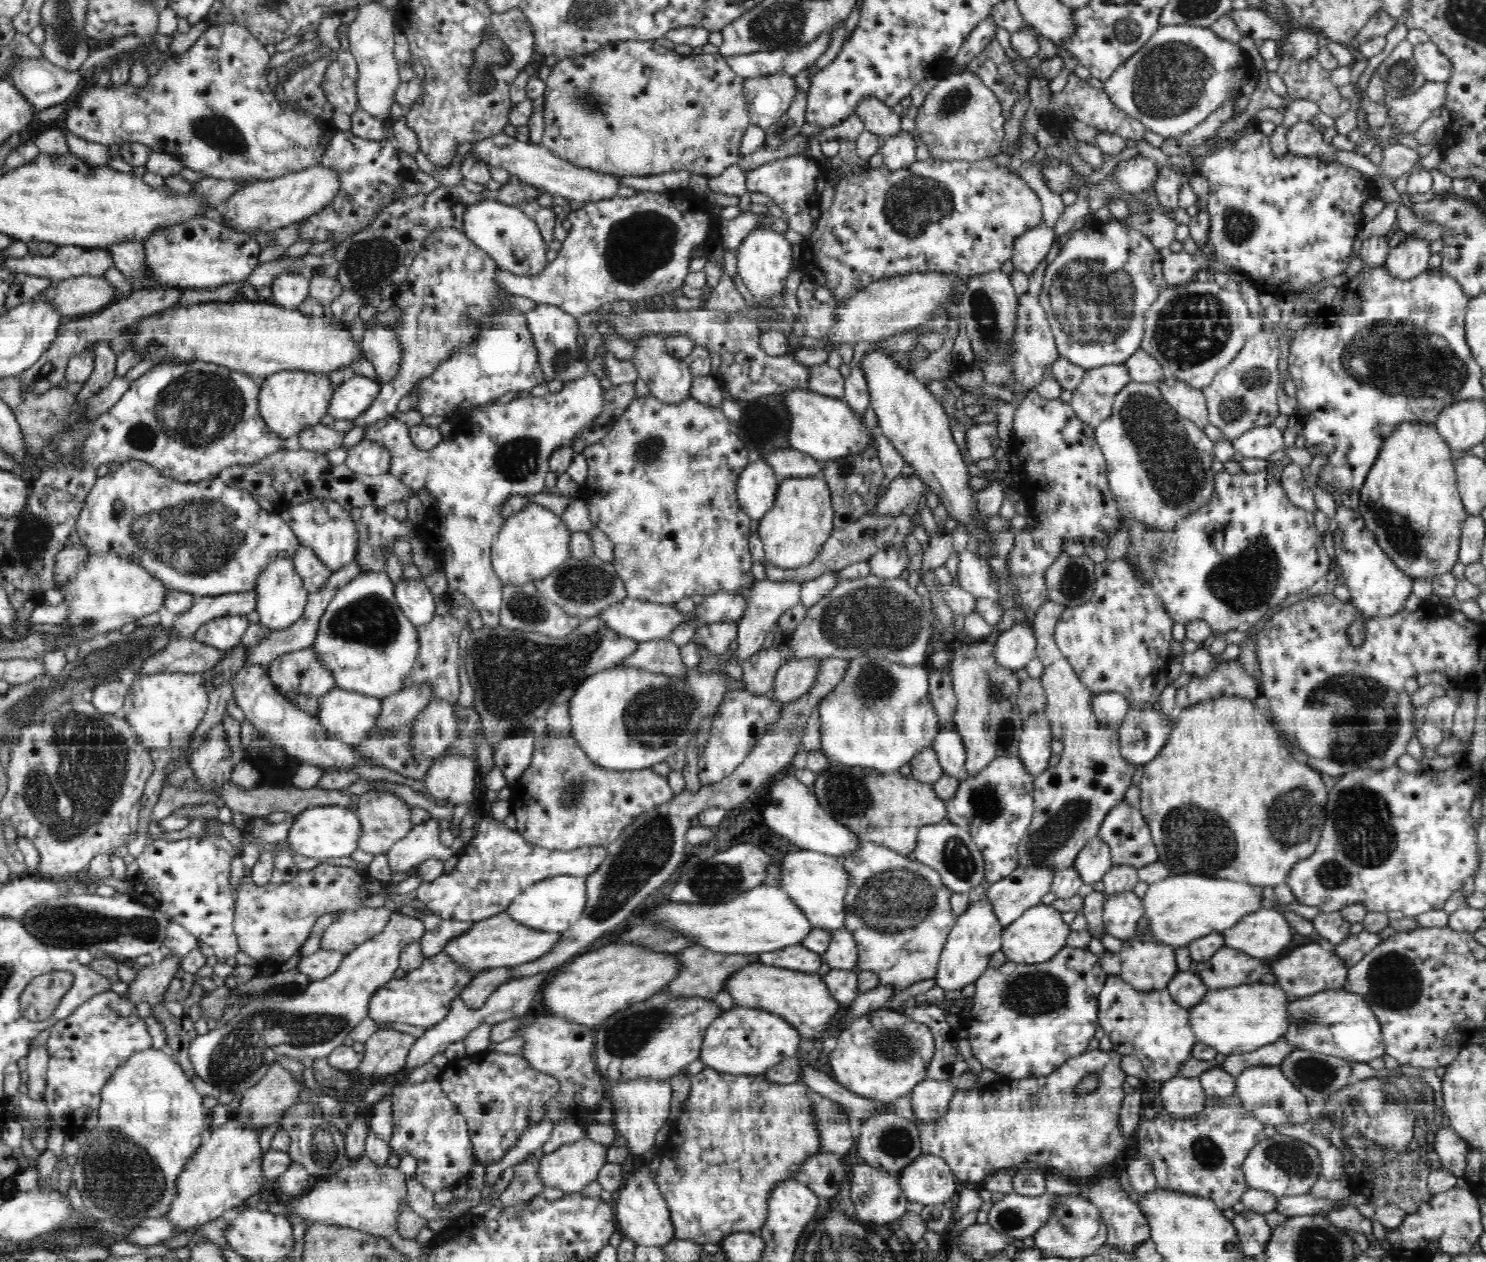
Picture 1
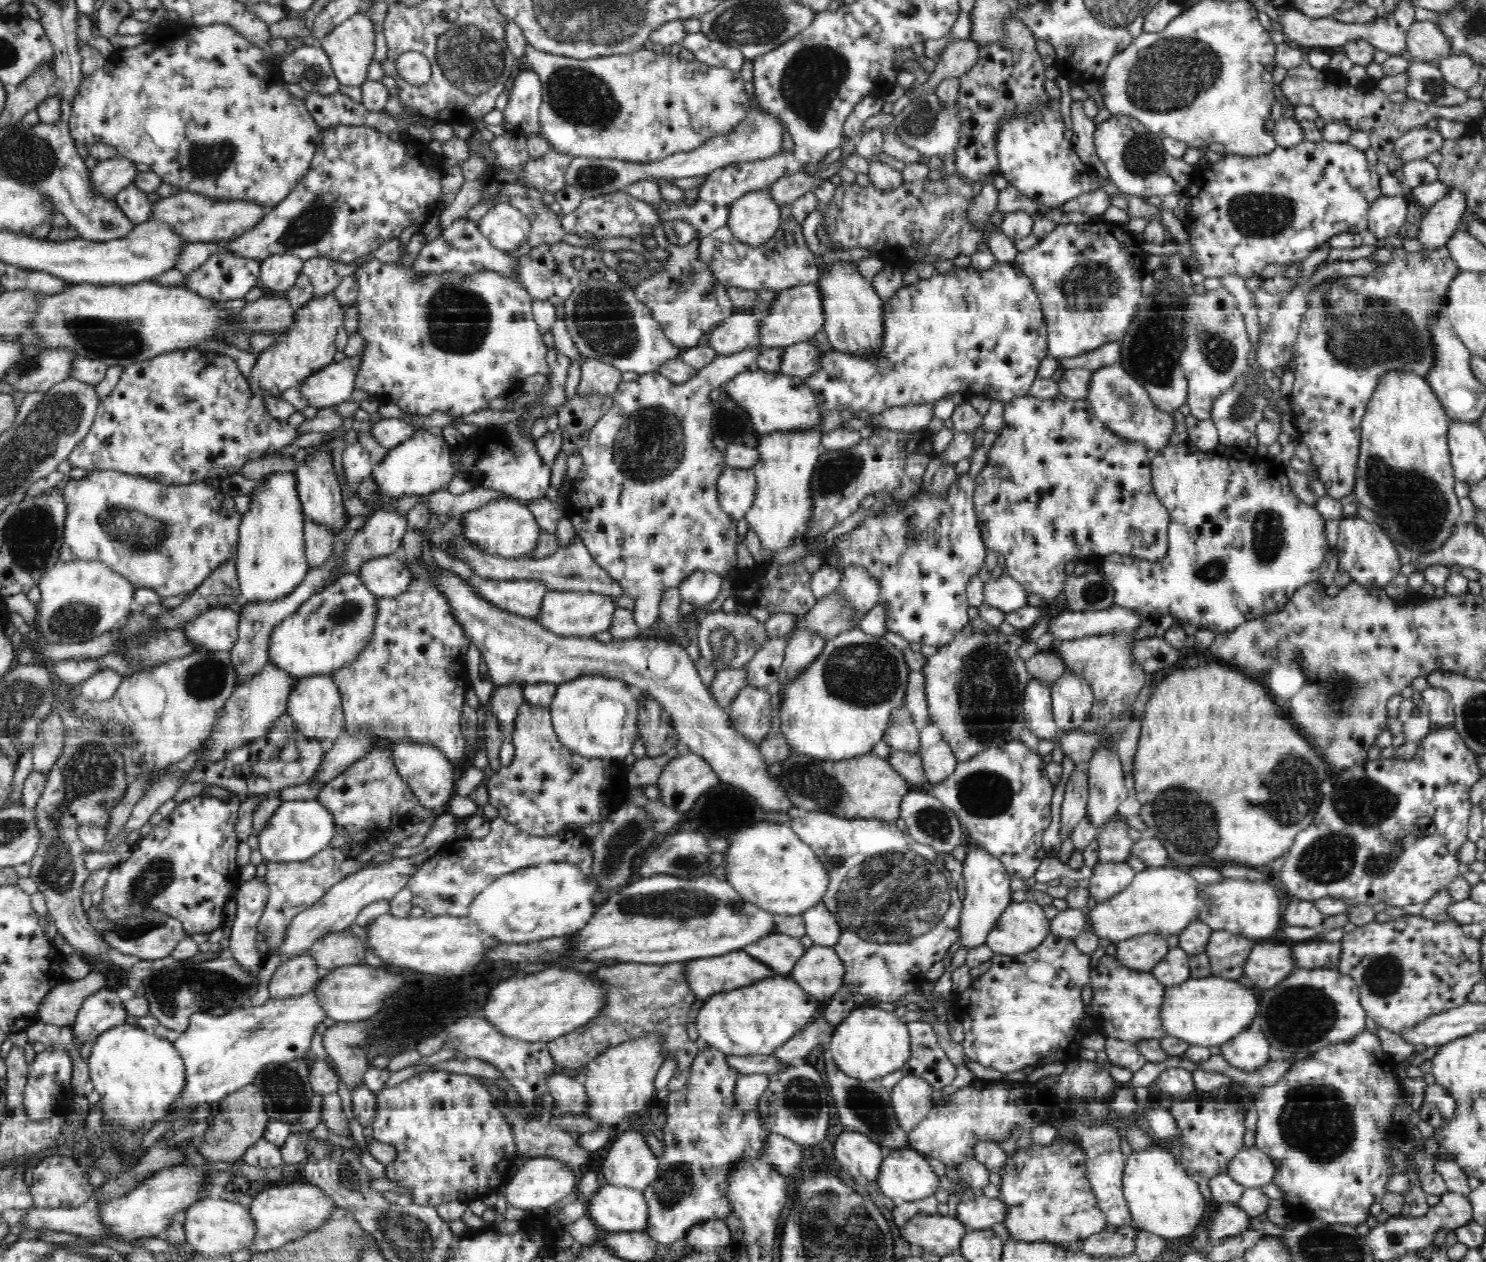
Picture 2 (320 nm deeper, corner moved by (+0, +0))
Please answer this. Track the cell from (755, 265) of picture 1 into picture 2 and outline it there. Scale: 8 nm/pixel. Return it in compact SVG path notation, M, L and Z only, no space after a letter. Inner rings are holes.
M770 190L748 192L732 204L727 225L746 247L764 247L783 226L780 206L773 202Z

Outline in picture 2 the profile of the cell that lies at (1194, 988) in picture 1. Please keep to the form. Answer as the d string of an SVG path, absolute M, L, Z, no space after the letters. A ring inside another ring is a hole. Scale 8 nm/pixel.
M1179 946L1170 947L1167 955L1156 964L1151 973L1165 988L1178 987L1190 980L1189 954Z

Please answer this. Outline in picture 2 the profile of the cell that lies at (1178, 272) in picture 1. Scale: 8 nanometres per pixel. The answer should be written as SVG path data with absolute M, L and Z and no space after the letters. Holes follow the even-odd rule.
M1322 139L1318 142L1302 141L1291 147L1277 145L1267 155L1255 157L1226 154L1193 176L1188 190L1191 198L1188 242L1149 247L1148 251L1160 256L1178 255L1189 271L1208 278L1234 275L1245 281L1260 277L1268 265L1302 262L1302 258L1306 258L1316 246L1322 246L1336 234L1366 232L1368 210L1383 195L1380 179L1375 166L1368 164L1364 151L1347 142L1333 143Z

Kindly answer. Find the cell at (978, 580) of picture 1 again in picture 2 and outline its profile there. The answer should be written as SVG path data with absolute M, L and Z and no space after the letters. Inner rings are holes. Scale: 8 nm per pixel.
M1002 574L997 579L991 578L984 584L983 593L984 602L1005 613L1028 605L1028 594L1025 594L1021 584L1009 574Z

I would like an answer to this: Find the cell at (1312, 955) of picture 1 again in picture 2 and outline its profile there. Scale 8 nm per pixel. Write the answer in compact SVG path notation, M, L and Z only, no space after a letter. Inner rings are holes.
M1255 944L1246 960L1244 974L1256 988L1268 990L1299 970L1292 959L1292 947L1280 944Z

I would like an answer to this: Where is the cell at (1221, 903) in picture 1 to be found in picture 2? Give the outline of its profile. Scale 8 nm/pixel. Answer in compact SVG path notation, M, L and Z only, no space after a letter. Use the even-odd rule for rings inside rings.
M1166 864L1161 867L1148 867L1146 870L1137 873L1133 881L1118 895L1107 902L1096 903L1096 906L1090 909L1087 919L1093 928L1093 933L1098 938L1111 940L1116 944L1121 940L1128 940L1138 935L1164 935L1180 934L1186 930L1192 922L1196 922L1196 904L1194 904L1194 892L1198 890L1198 880L1192 877L1187 871L1178 869L1176 866L1167 867Z

